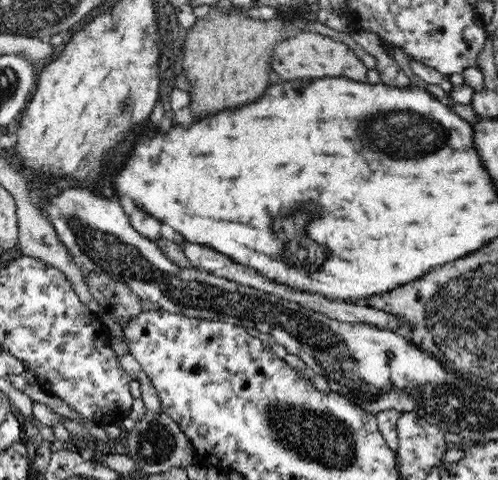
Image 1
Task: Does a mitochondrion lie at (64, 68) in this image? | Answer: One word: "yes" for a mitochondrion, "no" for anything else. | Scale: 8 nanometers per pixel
no

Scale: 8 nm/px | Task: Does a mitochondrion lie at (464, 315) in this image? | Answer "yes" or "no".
yes

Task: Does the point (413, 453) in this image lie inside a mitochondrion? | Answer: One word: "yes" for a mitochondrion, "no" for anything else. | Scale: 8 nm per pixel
no

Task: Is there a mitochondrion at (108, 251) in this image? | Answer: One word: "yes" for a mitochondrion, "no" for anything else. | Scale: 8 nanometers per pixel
yes

